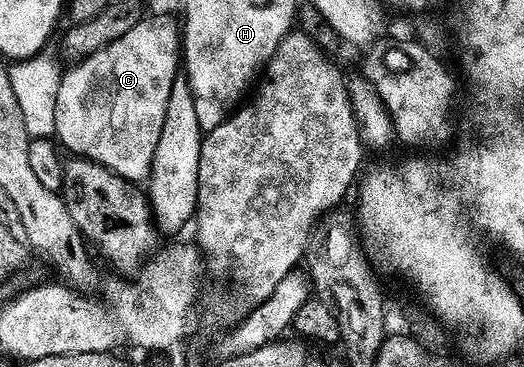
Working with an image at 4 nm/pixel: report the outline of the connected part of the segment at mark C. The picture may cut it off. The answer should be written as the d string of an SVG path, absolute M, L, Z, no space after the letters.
M154 16L151 20L131 23L110 43L96 51L83 55L79 64L61 73L56 94L56 129L66 144L79 148L79 153L118 173L127 182L146 182L150 177L153 151L164 124L168 96L173 79L180 72L180 28L166 16Z

